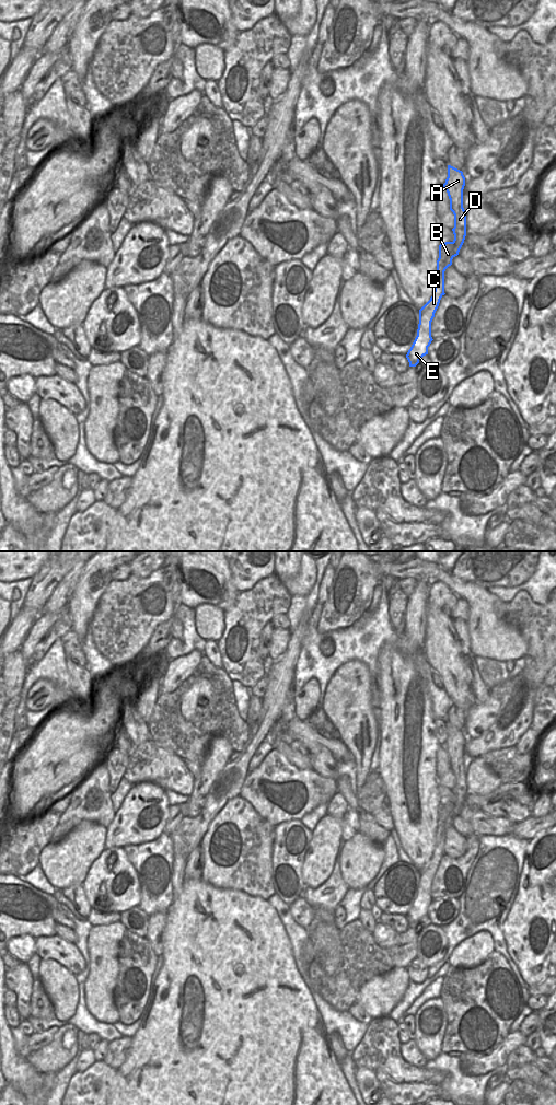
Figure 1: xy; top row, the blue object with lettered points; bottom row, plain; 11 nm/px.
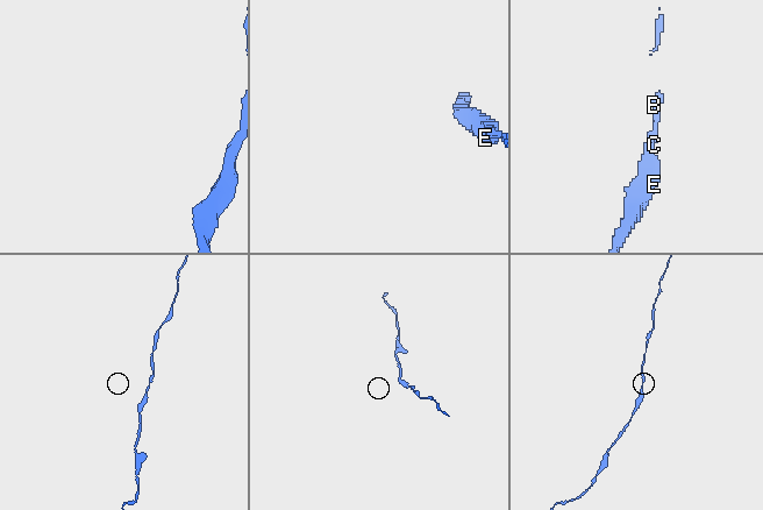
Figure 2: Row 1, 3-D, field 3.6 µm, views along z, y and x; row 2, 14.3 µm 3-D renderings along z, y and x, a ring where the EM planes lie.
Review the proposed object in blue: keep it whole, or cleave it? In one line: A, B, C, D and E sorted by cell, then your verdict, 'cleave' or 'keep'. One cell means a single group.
groups A B C D E; keep

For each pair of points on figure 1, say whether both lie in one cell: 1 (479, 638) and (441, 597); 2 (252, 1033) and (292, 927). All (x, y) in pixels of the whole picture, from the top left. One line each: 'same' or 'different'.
1: different
2: different

